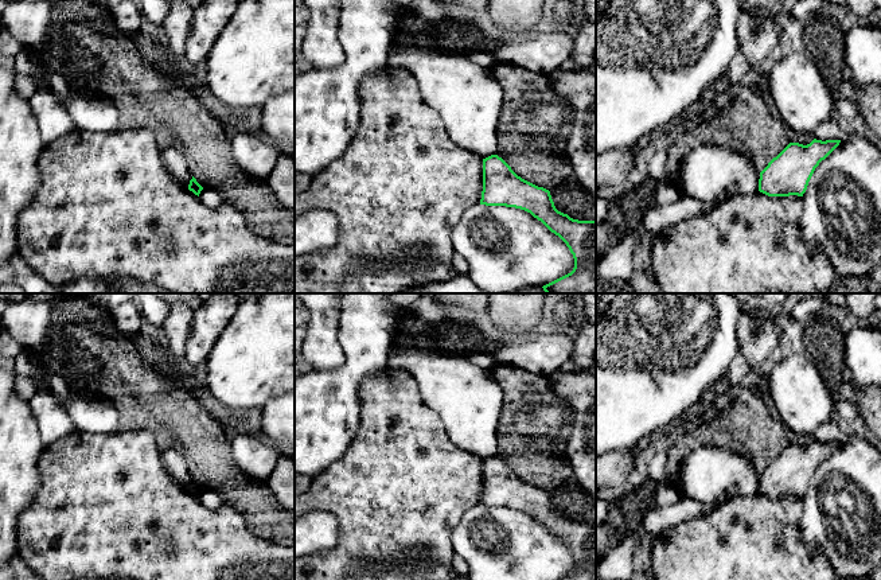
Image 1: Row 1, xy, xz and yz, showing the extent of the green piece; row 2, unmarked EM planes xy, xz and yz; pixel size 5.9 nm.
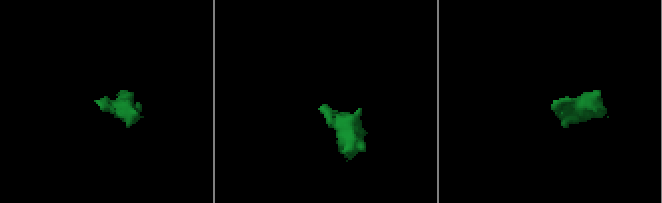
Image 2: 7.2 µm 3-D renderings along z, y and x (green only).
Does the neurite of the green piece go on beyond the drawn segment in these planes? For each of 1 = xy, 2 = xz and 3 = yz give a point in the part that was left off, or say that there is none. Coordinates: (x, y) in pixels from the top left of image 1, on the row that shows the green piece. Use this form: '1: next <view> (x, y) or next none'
1: next none
2: next none
3: next none

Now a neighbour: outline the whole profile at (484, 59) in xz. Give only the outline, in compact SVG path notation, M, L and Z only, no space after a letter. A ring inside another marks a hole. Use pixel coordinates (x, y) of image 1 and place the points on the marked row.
M476 51L468 55L468 58L480 67L491 70L499 61L496 61L490 51Z

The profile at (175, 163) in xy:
M171 147L161 151L161 160L168 174L188 188L190 180L192 179L192 172L190 171L190 166L183 153Z

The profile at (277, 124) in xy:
M295 87L269 98L261 113L260 131L295 160Z

